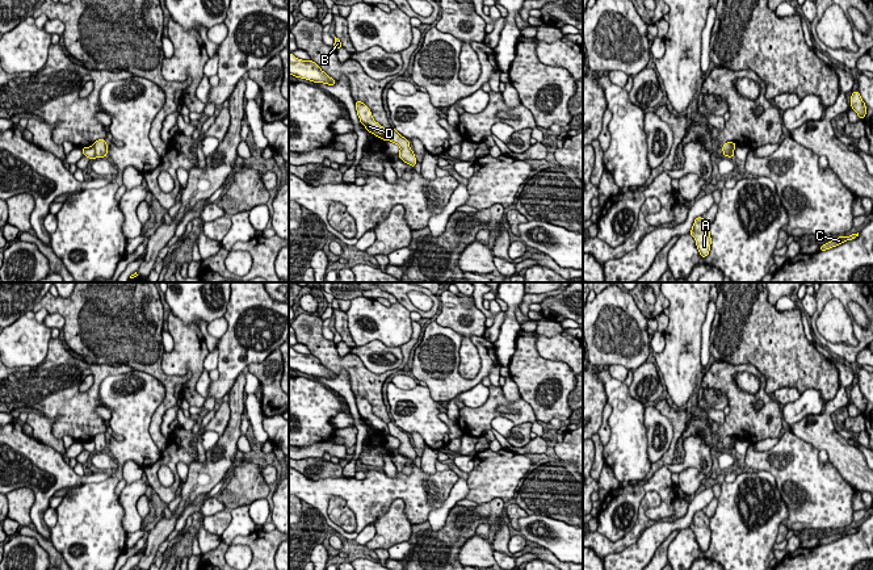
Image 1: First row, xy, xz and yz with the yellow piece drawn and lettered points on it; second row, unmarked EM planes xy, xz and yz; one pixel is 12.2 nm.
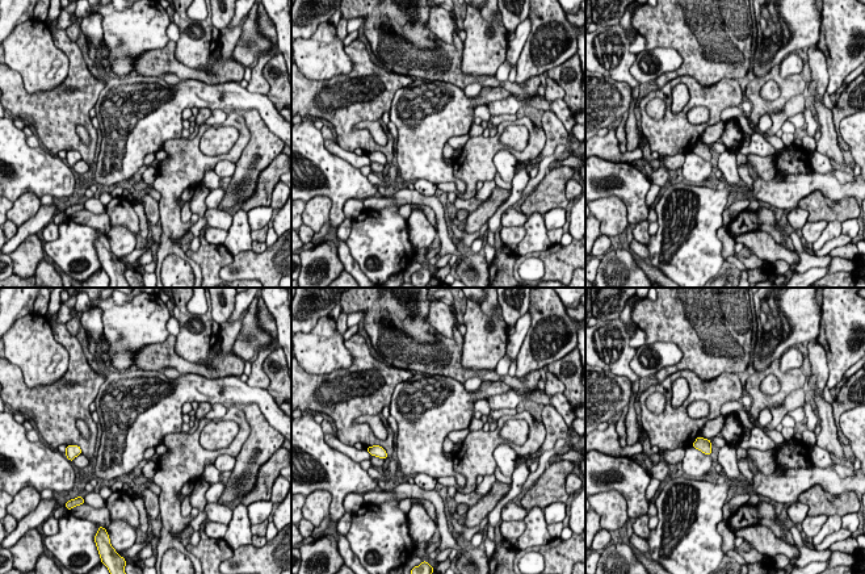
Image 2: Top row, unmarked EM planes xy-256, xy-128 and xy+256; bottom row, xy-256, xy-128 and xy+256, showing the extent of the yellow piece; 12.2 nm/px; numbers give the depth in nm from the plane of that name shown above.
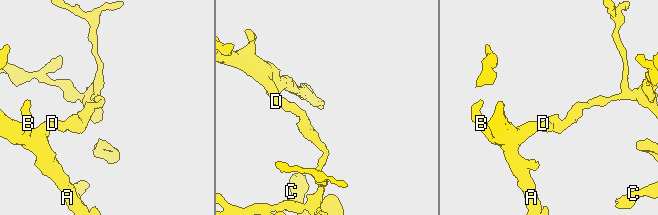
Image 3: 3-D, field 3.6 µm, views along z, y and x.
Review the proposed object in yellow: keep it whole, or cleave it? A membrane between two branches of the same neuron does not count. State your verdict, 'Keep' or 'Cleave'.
Cleave

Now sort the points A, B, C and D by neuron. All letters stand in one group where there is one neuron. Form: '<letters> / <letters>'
A B D / C

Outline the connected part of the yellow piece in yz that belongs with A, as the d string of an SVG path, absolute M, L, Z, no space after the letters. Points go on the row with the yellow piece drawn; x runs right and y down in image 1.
M697 217L689 232L694 240L701 257L706 257L710 251L712 238L709 223L702 217Z

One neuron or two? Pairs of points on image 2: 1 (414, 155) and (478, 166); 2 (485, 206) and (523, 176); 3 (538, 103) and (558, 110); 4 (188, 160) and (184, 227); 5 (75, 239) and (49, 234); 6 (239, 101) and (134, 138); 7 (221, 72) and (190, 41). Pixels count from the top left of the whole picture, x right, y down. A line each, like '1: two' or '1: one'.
1: two
2: two
3: one
4: one
5: two
6: one
7: two

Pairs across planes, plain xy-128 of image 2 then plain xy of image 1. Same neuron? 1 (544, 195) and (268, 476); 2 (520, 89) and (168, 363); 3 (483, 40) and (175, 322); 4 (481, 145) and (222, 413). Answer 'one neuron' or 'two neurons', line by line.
1: two neurons
2: two neurons
3: one neuron
4: one neuron

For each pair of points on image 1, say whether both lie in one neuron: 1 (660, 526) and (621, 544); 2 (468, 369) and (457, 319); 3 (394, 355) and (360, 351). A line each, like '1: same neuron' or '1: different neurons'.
1: different neurons
2: same neuron
3: same neuron

